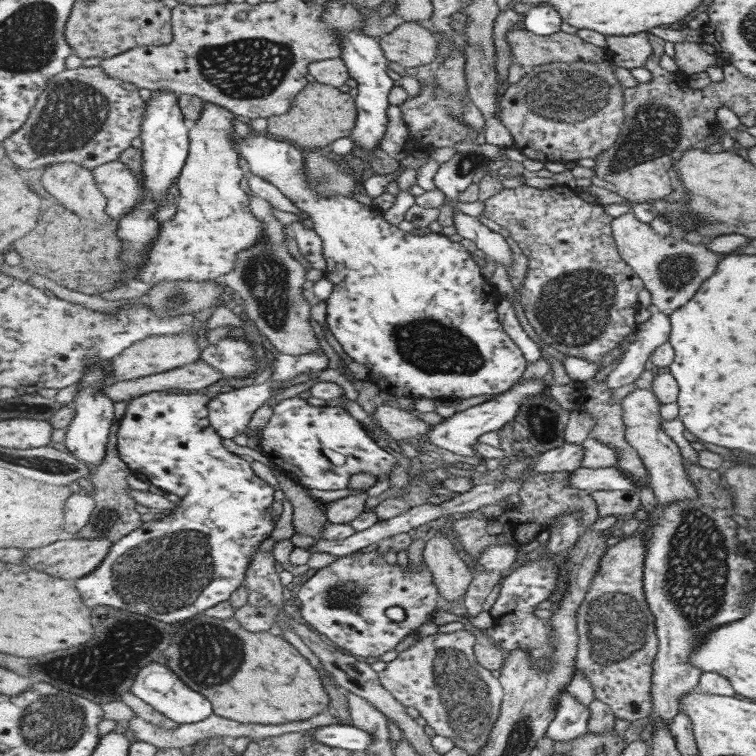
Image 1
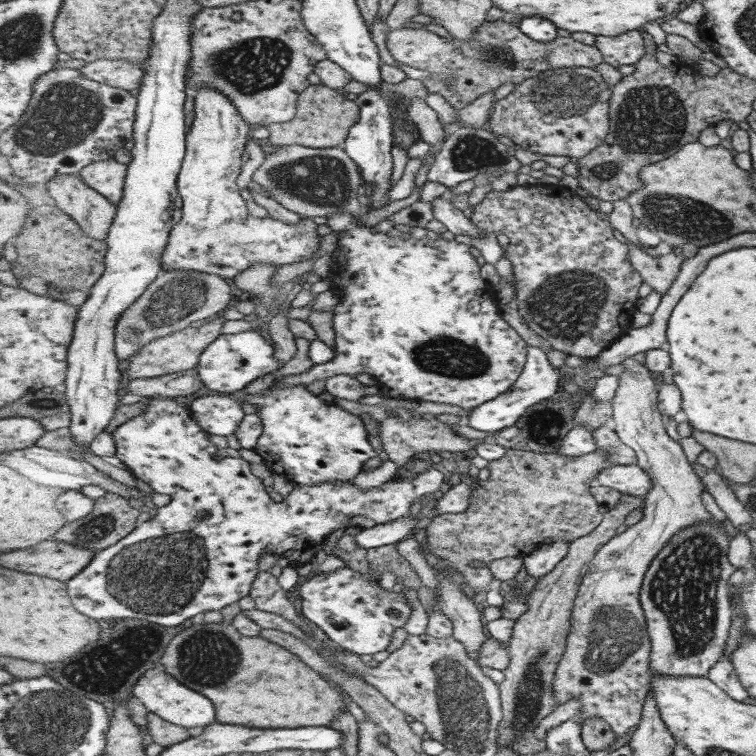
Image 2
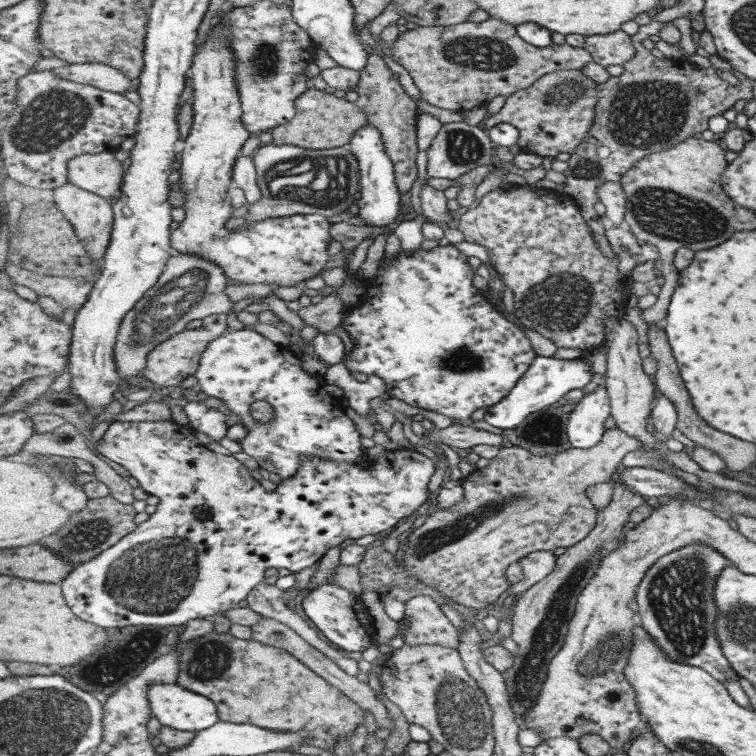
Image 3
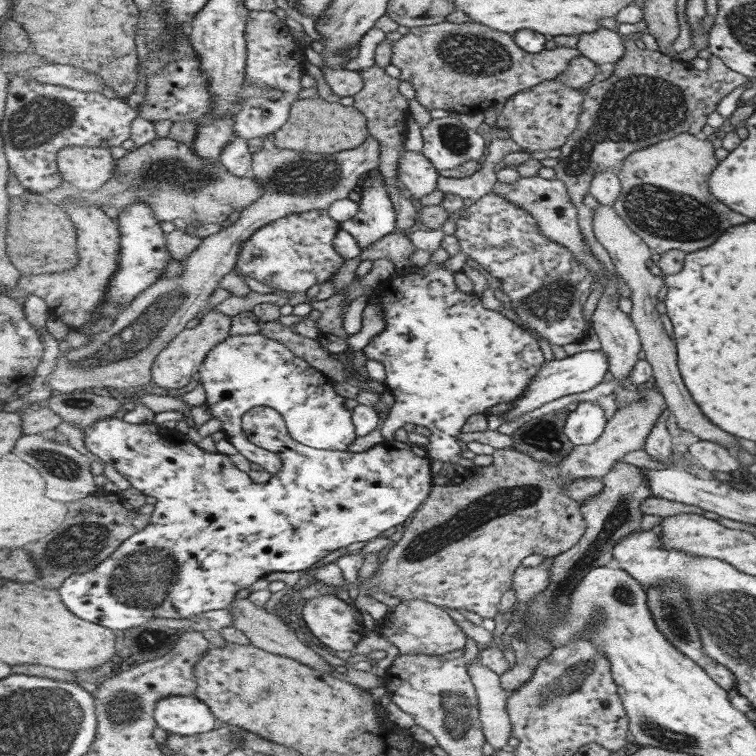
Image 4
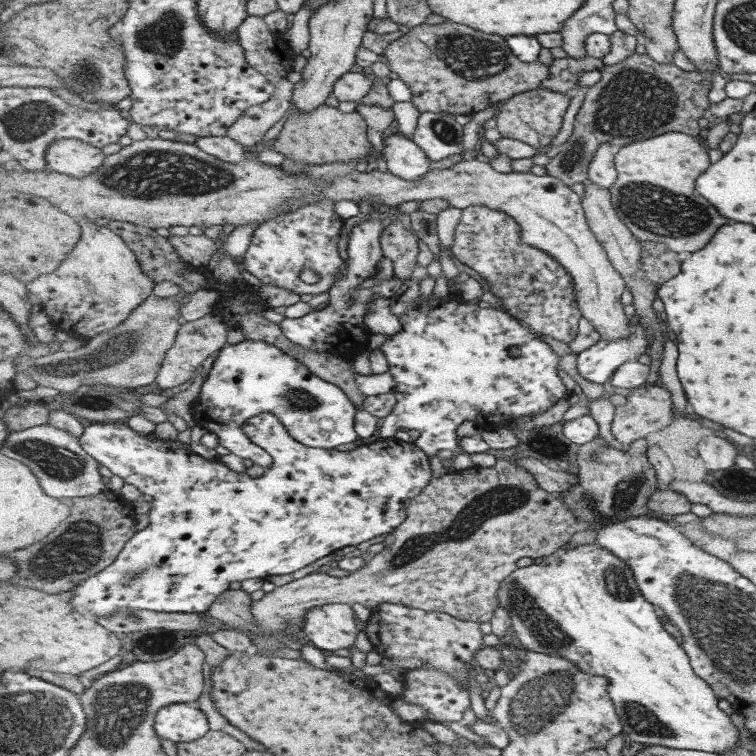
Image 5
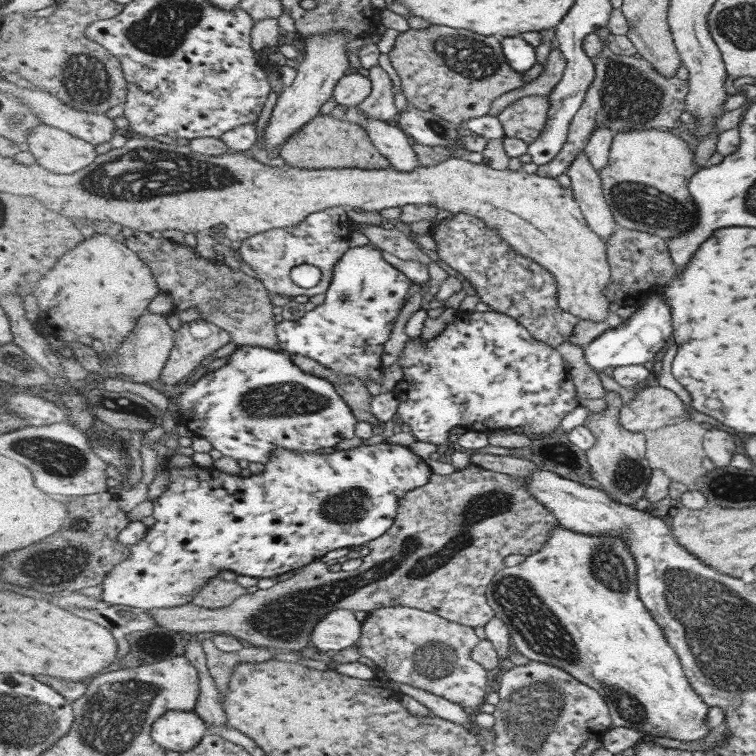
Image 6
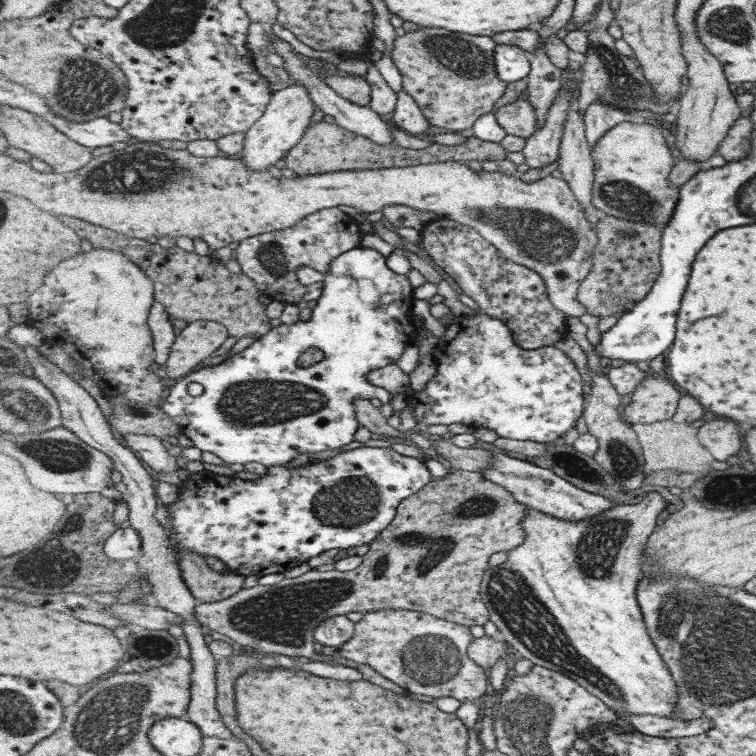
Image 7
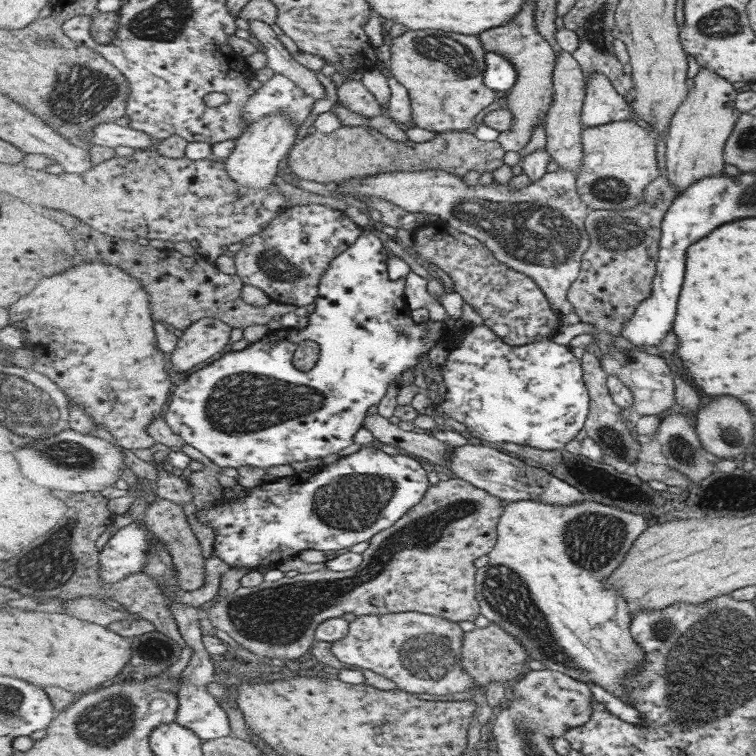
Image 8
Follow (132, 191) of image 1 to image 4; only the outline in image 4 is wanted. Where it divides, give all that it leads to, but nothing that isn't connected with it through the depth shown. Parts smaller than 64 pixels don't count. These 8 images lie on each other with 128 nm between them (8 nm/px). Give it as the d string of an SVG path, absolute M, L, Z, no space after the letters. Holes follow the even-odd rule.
M66 146L59 151L58 165L67 184L91 192L107 186L117 172L109 149L99 146Z

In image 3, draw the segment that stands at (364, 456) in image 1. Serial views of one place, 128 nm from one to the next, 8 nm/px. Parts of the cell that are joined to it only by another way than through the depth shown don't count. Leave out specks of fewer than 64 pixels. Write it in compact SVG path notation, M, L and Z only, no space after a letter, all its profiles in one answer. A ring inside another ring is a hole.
M250 329L228 331L207 347L198 372L194 375L198 378L201 390L208 396L221 399L232 413L239 416L238 422L248 428L248 437L239 443L242 452L282 479L291 479L298 472L299 457L310 456L357 464L362 461L361 454L365 454L366 450L361 444L361 434L355 422L345 414L345 407L341 405L342 398L327 394L324 375L308 374L301 364L301 355L293 353L288 346L275 344L263 334ZM257 401L269 401L269 404L274 406L276 417L272 422L266 425L257 423L251 414L251 407Z

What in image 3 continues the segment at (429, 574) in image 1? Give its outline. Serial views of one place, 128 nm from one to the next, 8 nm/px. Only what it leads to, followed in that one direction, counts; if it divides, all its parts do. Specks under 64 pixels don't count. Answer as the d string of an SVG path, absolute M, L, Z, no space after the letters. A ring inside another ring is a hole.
M333 583L325 586L317 586L303 598L303 609L306 616L315 624L315 626L336 646L348 652L365 652L367 648L377 647L377 632L373 625L373 617L369 615L365 604L359 599L359 596L352 594L349 590L341 588Z

